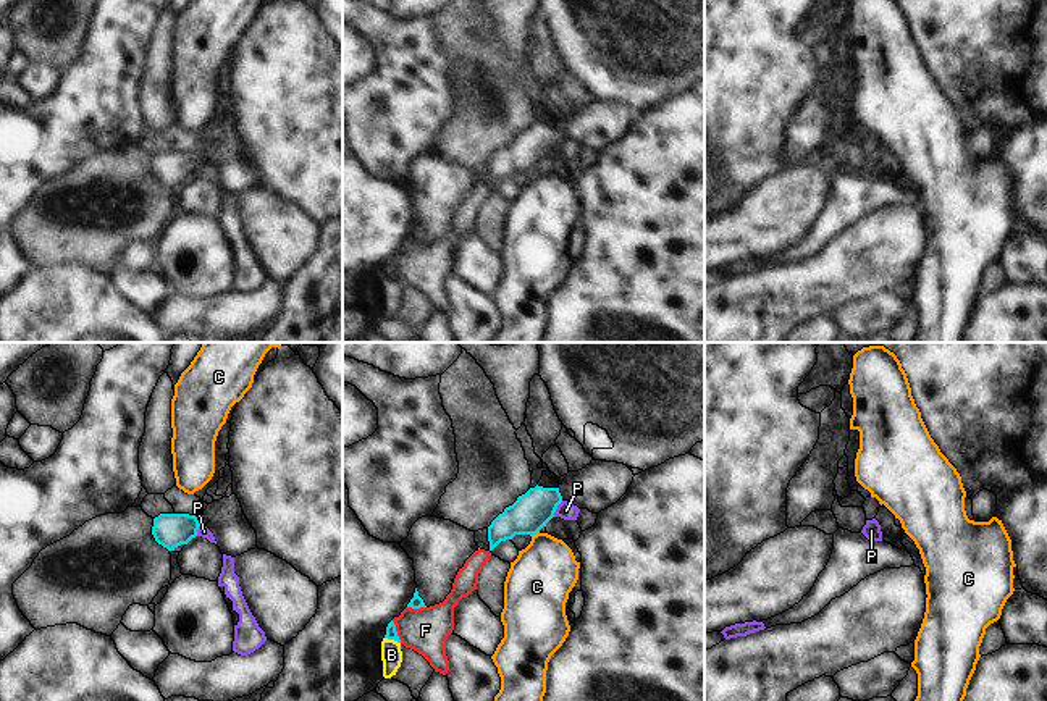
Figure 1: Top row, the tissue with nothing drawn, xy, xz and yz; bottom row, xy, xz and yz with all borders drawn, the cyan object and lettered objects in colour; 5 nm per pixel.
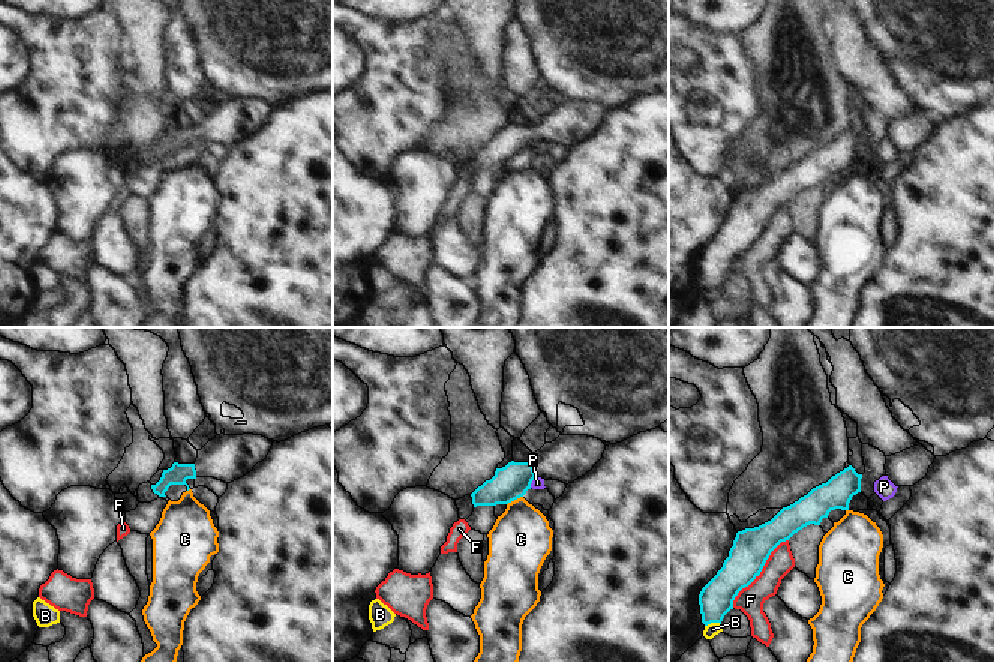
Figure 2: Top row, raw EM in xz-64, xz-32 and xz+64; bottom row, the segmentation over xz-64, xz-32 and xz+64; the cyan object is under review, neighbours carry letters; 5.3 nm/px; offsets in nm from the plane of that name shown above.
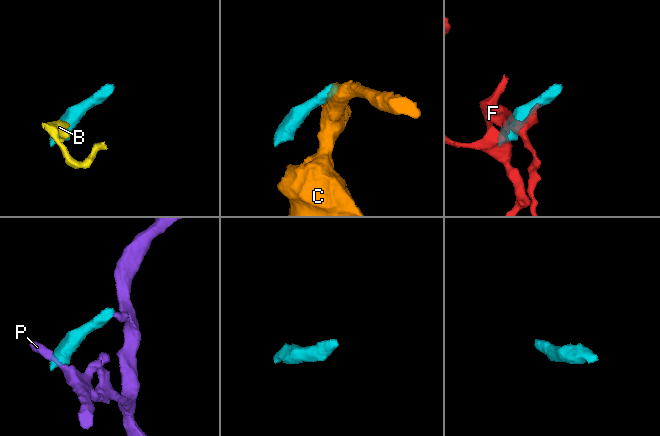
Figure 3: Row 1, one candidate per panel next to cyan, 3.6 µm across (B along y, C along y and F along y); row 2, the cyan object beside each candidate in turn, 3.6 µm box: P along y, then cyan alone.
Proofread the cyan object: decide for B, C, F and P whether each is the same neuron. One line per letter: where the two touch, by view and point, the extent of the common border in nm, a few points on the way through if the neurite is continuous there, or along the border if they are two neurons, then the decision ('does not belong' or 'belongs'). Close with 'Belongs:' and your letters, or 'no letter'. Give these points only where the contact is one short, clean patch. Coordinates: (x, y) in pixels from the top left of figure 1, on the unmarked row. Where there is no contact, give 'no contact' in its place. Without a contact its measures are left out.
B: contact xz (393, 277); length 90 nm; border xz (385, 275), (399, 281); does not belong
C: contact xz (535, 172); length 50 nm; border xz (538, 170), (532, 175); does not belong
F: contact xz (396, 270); length 120 nm; does not belong
P: contact xz (556, 146); length 90 nm; border xz (563, 139), (553, 154); does not belong
Belongs: no letter

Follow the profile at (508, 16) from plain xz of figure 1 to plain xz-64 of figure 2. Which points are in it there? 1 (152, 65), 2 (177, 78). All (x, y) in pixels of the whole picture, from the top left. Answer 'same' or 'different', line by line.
1: same
2: different

